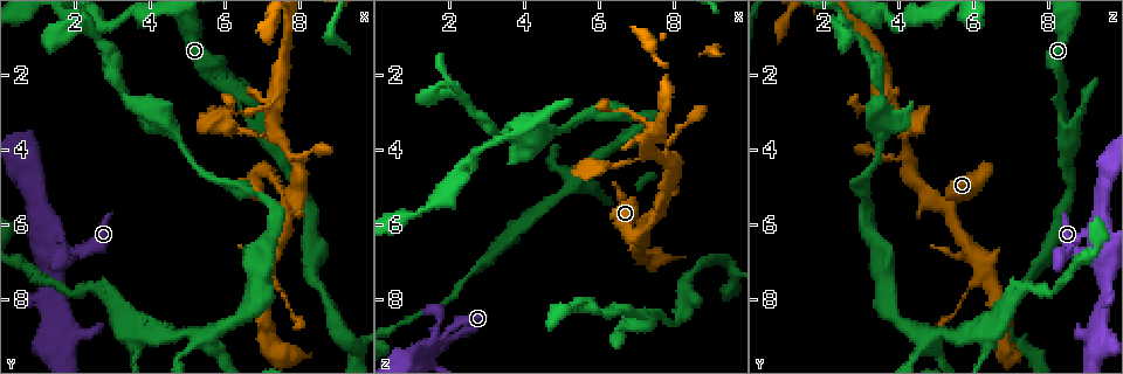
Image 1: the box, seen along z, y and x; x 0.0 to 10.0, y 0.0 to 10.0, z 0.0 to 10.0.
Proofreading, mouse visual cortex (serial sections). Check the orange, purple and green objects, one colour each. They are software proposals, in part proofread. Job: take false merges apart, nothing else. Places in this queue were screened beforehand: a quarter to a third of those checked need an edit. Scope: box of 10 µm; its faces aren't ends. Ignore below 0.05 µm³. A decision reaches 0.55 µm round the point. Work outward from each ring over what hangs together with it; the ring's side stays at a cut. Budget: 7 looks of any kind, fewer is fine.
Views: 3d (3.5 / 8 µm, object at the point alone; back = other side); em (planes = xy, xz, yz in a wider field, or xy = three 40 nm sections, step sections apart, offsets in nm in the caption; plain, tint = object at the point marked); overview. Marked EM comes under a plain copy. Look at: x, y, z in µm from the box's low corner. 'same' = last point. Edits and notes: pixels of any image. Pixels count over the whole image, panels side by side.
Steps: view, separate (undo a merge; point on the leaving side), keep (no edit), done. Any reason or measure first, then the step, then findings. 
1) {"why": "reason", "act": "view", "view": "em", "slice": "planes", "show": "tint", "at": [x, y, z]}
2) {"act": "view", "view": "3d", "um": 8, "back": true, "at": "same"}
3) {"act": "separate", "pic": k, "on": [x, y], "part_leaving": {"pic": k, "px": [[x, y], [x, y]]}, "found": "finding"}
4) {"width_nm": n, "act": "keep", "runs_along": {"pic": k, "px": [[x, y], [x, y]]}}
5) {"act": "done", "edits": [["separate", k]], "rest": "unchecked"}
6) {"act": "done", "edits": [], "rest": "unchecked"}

{"why": "abrupt turn", "act": "view", "view": "3d", "um": 8, "at": [1.85, 6.70, 9.05]}

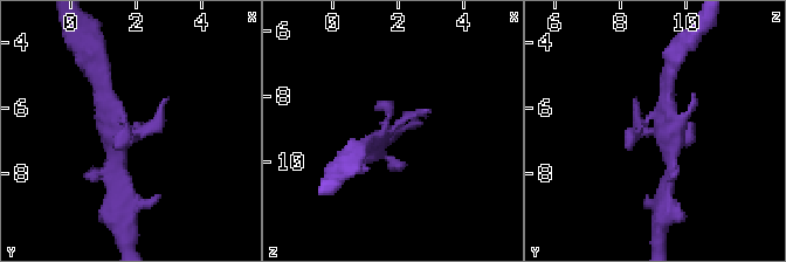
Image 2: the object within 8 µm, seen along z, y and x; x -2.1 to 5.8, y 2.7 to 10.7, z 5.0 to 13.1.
{"act": "view", "view": "em", "slice": "xy", "step": 3, "show": "tint", "at": "same"}

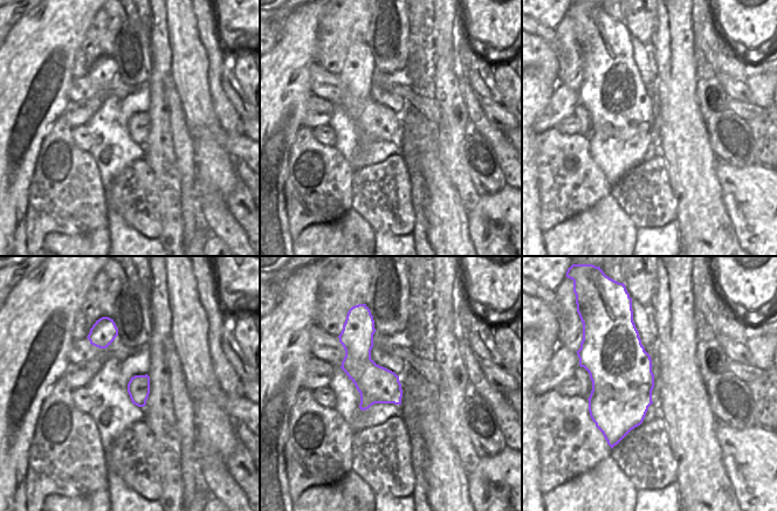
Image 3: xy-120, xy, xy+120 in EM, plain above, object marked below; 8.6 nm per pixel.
{"act": "keep", "runs_along": {"pic": 2, "px": [[416, 114], [397, 124], [378, 147]]}, "found": "one cell here"}

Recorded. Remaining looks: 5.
{"why": "a fork", "act": "view", "view": "3d", "um": 3.5, "at": [7.15, 3.55, 8.45]}

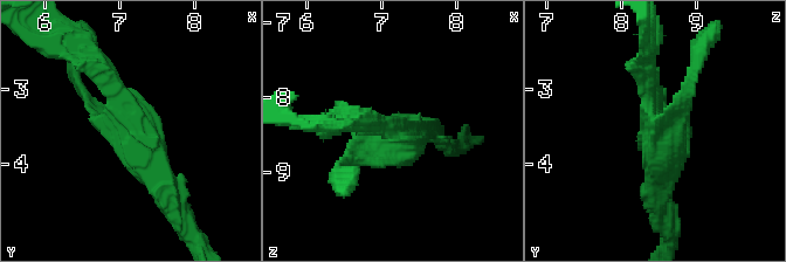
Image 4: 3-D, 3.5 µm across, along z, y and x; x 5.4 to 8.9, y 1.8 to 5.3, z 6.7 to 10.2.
{"arms": 3, "arm_widths_nm": [150, 300, 350], "why": "shape alone is not enough", "act": "view", "view": "em", "slice": "xy", "step": 1, "show": "tint", "at": [7.20, 3.55, 8.50]}

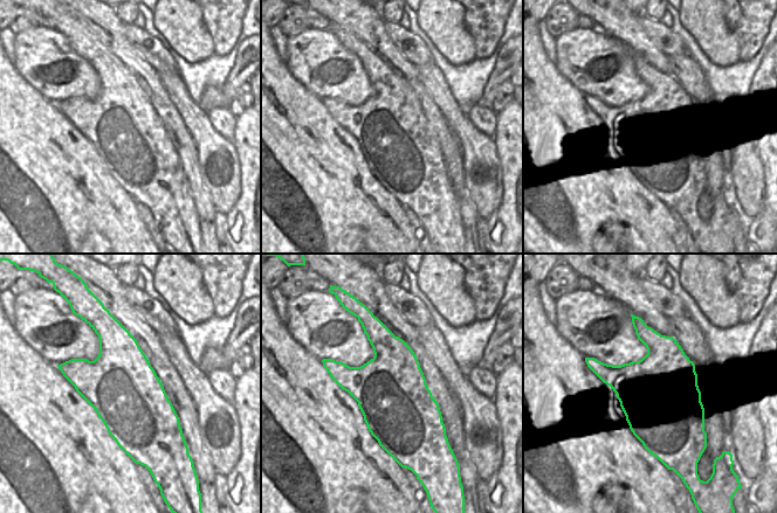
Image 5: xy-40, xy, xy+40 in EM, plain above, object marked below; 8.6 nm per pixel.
{"act": "view", "view": "em", "slice": "xy", "step": 3, "show": "tint", "at": "same"}

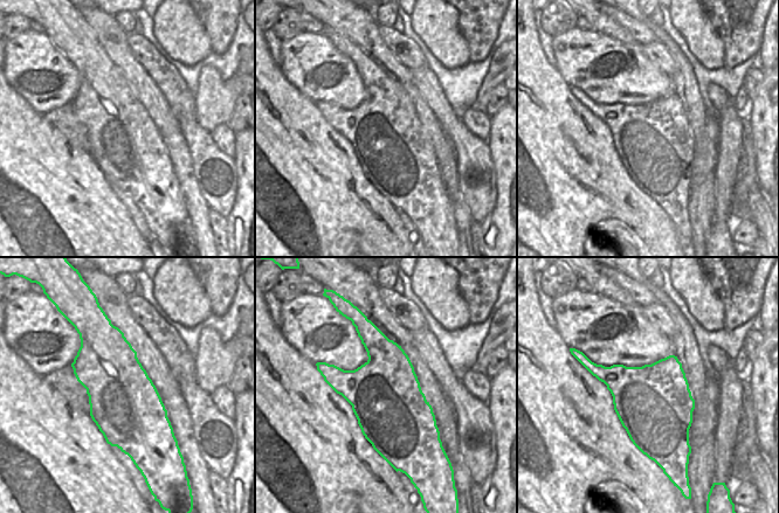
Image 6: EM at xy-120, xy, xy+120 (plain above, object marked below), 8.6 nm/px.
{"act": "keep", "runs_along": {"pic": 4, "px": [[92, 64], [129, 104], [165, 197]]}, "found": "all the same cell"}

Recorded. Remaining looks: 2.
{"why": "three-way junction", "act": "view", "view": "3d", "um": 3.5, "at": [7.85, 4.35, 4.20]}

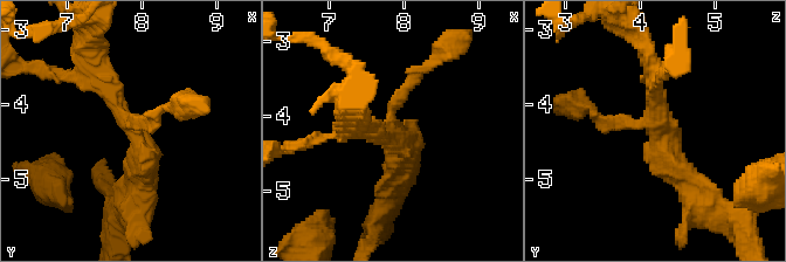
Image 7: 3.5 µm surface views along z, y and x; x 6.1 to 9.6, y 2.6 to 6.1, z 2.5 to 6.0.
{"arms": 3, "arm_widths_nm": [200, 250, 350], "why": "shape alone is not enough", "act": "view", "view": "em", "slice": "planes", "show": "tint", "at": [7.85, 4.30, 4.25]}

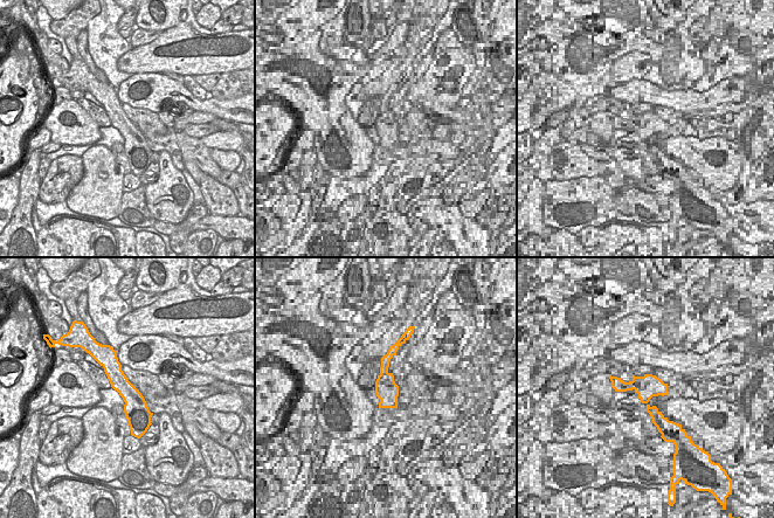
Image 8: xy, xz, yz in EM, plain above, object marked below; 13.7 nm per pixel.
{"act": "keep", "runs_along": {"pic": 7, "px": [[142, 191], [142, 137], [91, 62]]}, "found": "continuous, no second cell"}

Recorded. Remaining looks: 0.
{"act": "done", "edits": [], "rest": "unchecked"}

